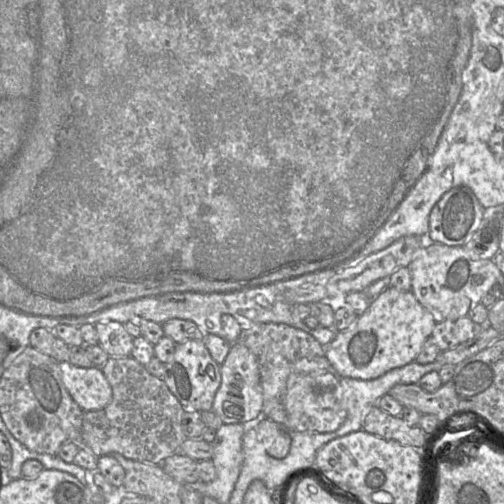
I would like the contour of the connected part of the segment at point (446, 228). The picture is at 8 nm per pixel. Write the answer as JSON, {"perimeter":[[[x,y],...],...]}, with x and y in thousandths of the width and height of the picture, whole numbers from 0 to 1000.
{"perimeter":[[[929,371],[887,379],[859,409],[851,427],[849,470],[887,488],[921,488],[948,454],[960,411]]]}

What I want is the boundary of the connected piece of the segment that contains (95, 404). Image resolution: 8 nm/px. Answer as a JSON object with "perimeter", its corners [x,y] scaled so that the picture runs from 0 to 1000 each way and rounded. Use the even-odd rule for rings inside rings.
{"perimeter":[[[133,716],[115,728],[127,768],[163,815],[208,810],[222,794],[222,772],[196,728],[155,728]]]}

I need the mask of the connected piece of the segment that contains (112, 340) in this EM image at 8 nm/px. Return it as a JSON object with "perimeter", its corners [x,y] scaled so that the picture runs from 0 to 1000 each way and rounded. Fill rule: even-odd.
{"perimeter":[[[220,637],[187,645],[194,663],[194,683],[216,708],[258,706],[264,688],[264,669],[248,653],[246,643]]]}

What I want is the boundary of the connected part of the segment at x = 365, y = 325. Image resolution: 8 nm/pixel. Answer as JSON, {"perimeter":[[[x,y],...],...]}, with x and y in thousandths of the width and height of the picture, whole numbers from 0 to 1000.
{"perimeter":[[[770,567],[706,637],[667,661],[657,681],[643,687],[645,702],[673,748],[744,752],[823,716],[843,677],[855,669],[863,643],[861,627],[831,601],[815,575],[794,577]]]}

